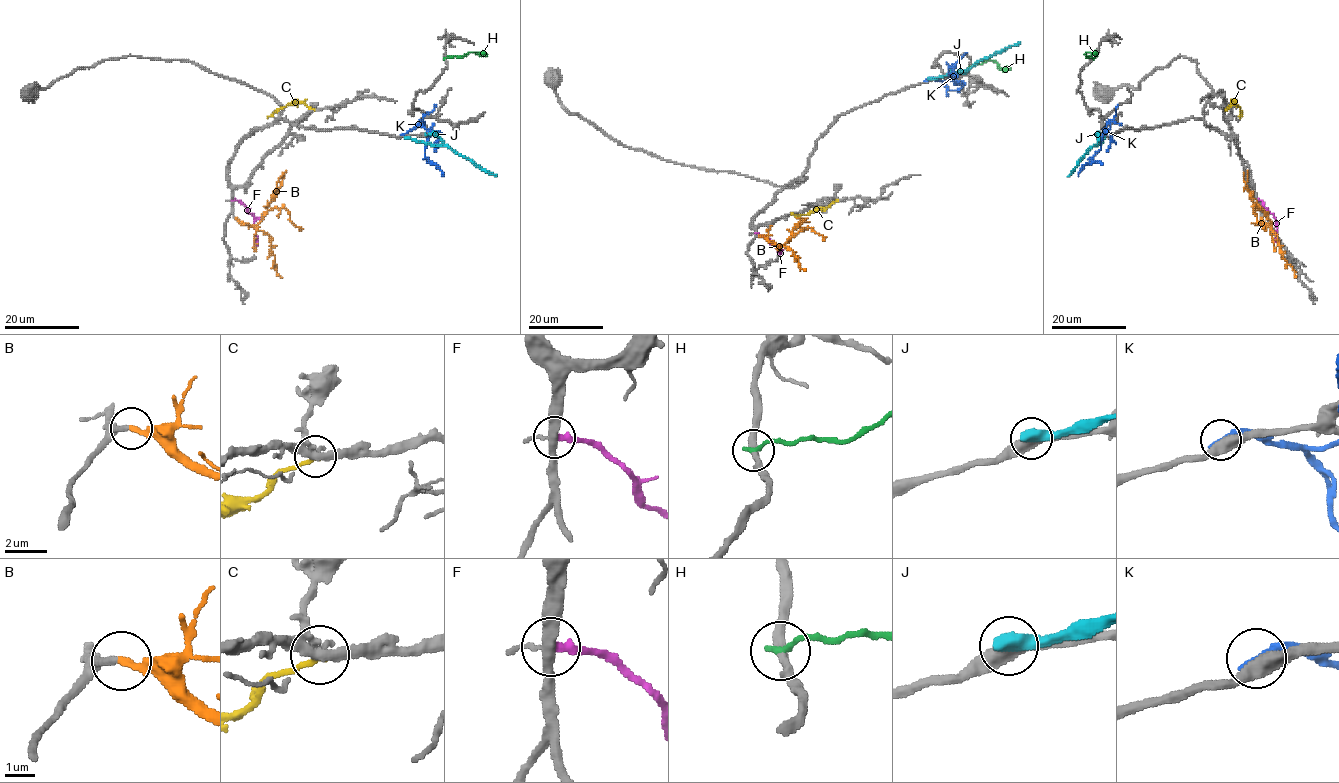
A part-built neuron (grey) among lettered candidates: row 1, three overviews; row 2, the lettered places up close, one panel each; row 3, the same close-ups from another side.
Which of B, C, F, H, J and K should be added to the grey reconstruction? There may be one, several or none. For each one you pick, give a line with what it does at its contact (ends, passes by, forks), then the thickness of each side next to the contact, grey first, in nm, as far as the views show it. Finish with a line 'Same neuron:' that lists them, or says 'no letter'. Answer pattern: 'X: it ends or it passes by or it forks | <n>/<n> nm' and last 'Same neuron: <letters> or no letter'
B: it ends | 260/300 nm
Same neuron: B

